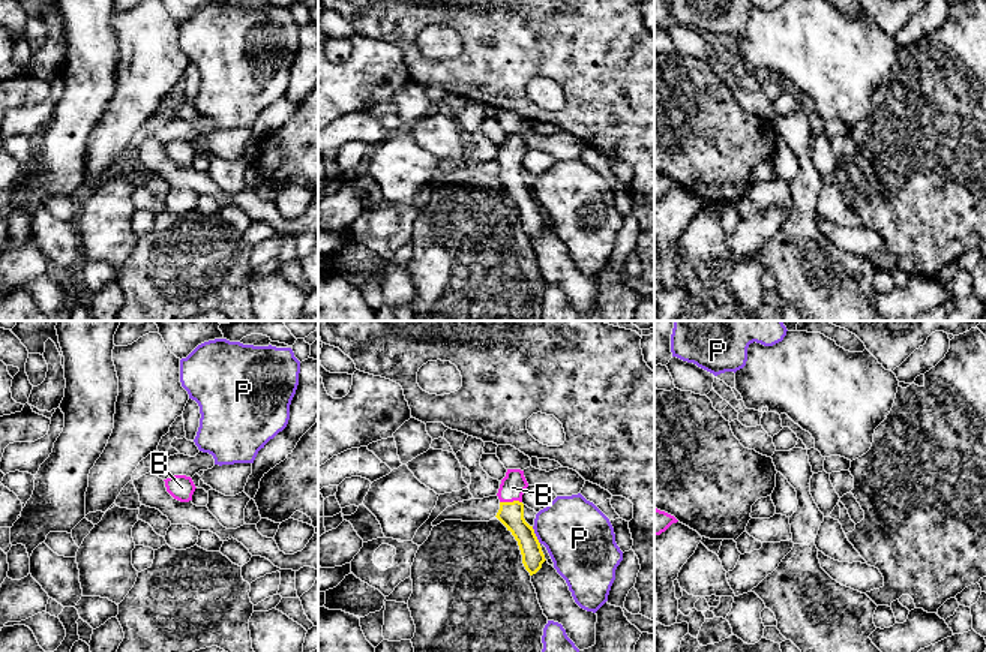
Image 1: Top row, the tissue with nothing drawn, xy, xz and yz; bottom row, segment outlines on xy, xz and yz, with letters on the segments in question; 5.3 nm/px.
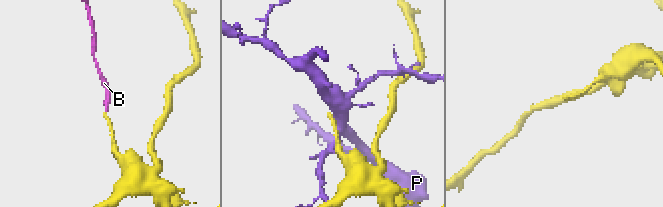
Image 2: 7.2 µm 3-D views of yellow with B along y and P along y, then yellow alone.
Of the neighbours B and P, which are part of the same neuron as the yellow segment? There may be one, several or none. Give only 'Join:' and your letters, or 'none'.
Join: B

